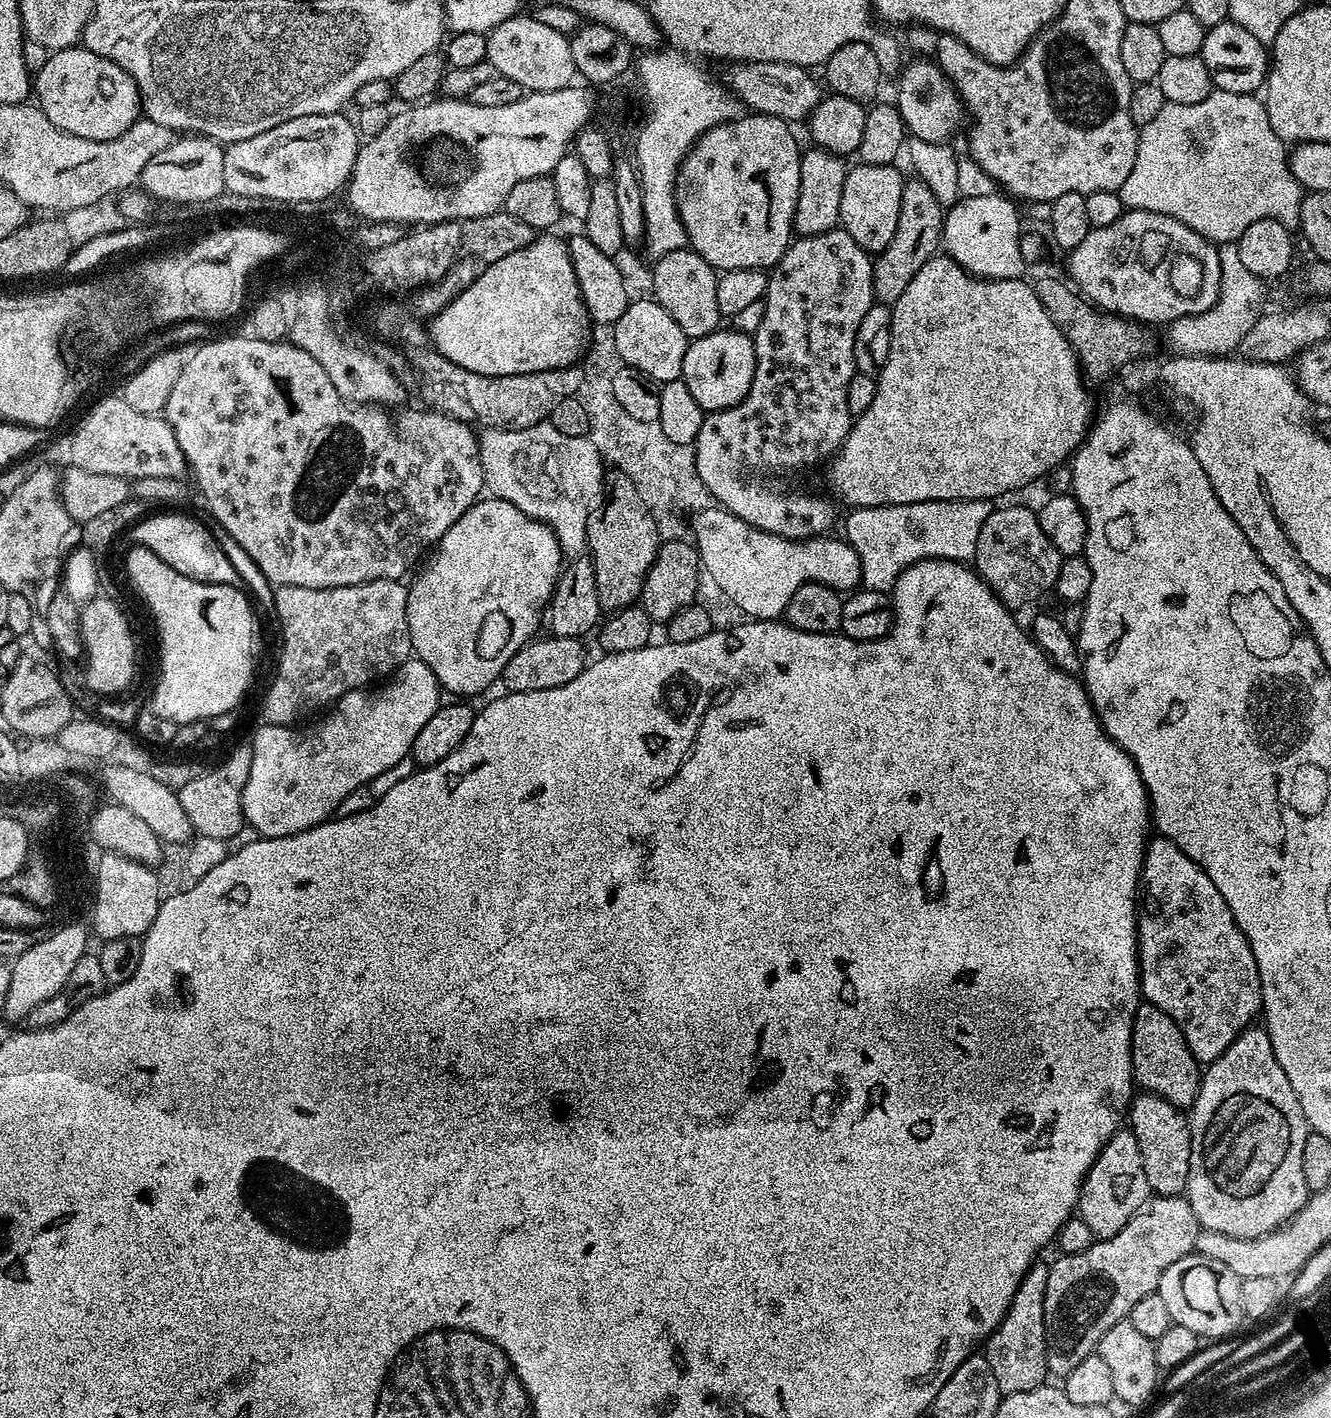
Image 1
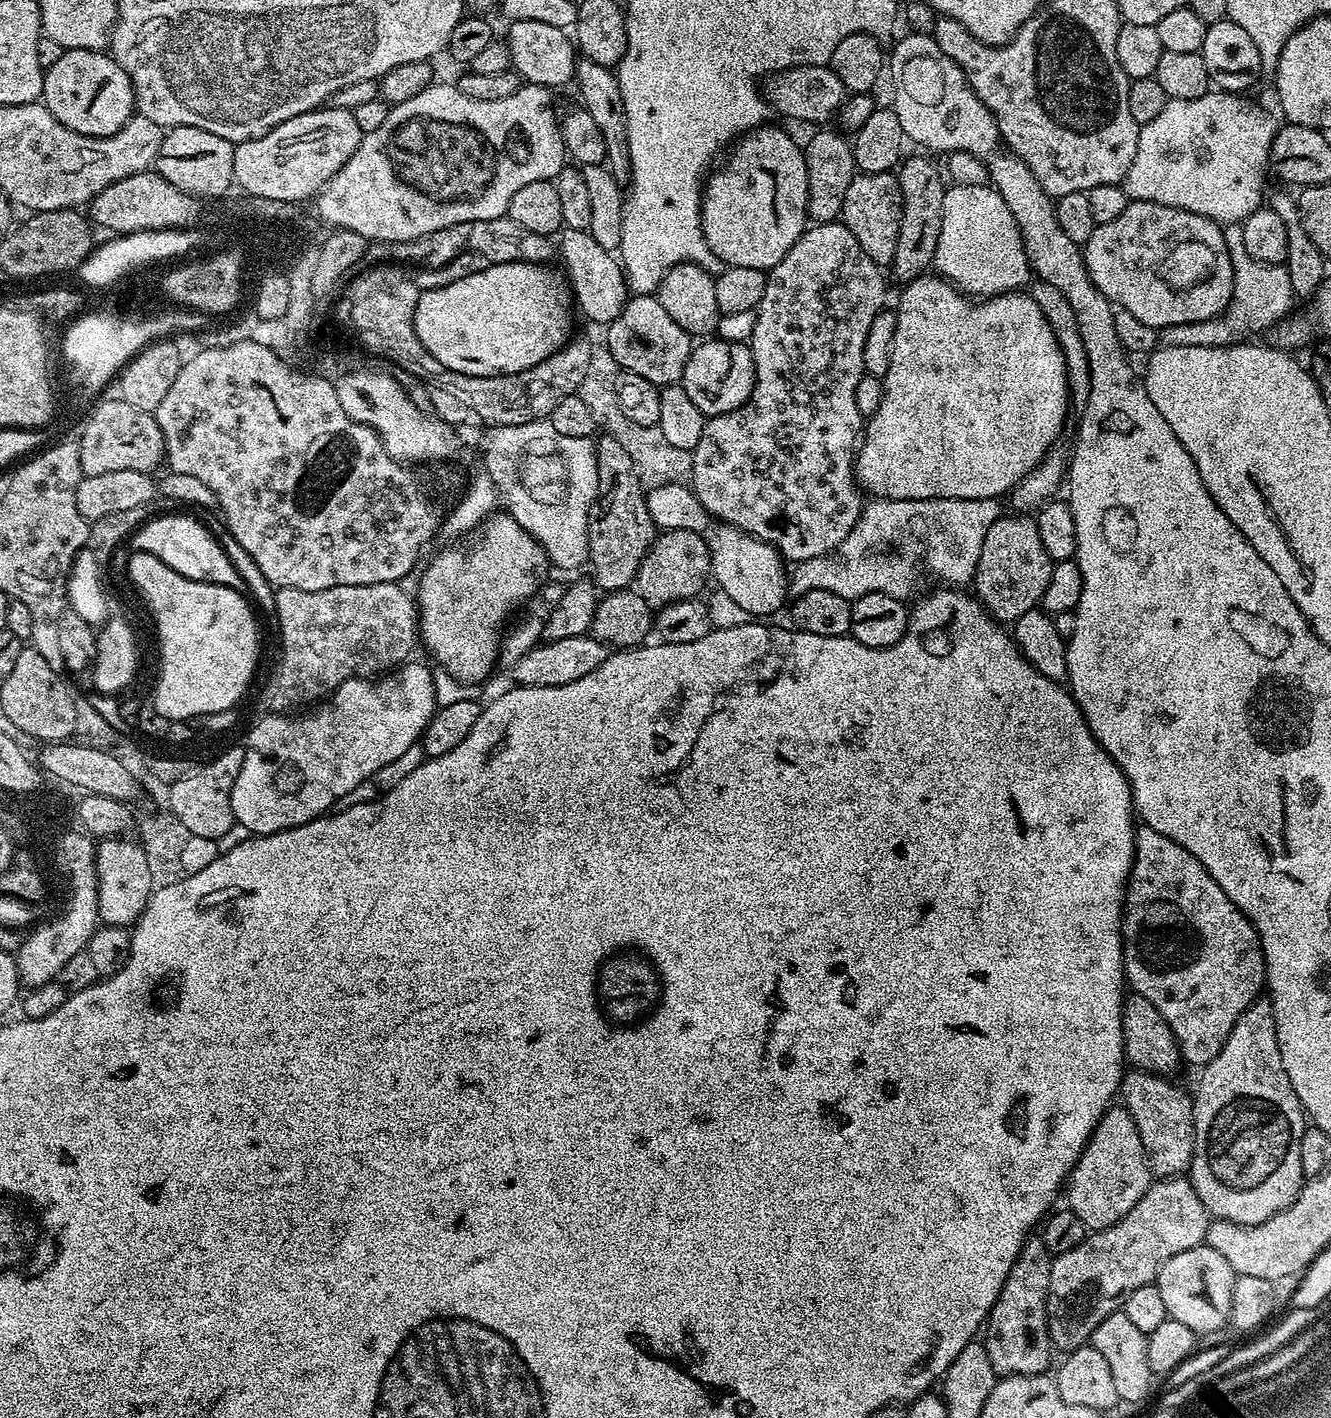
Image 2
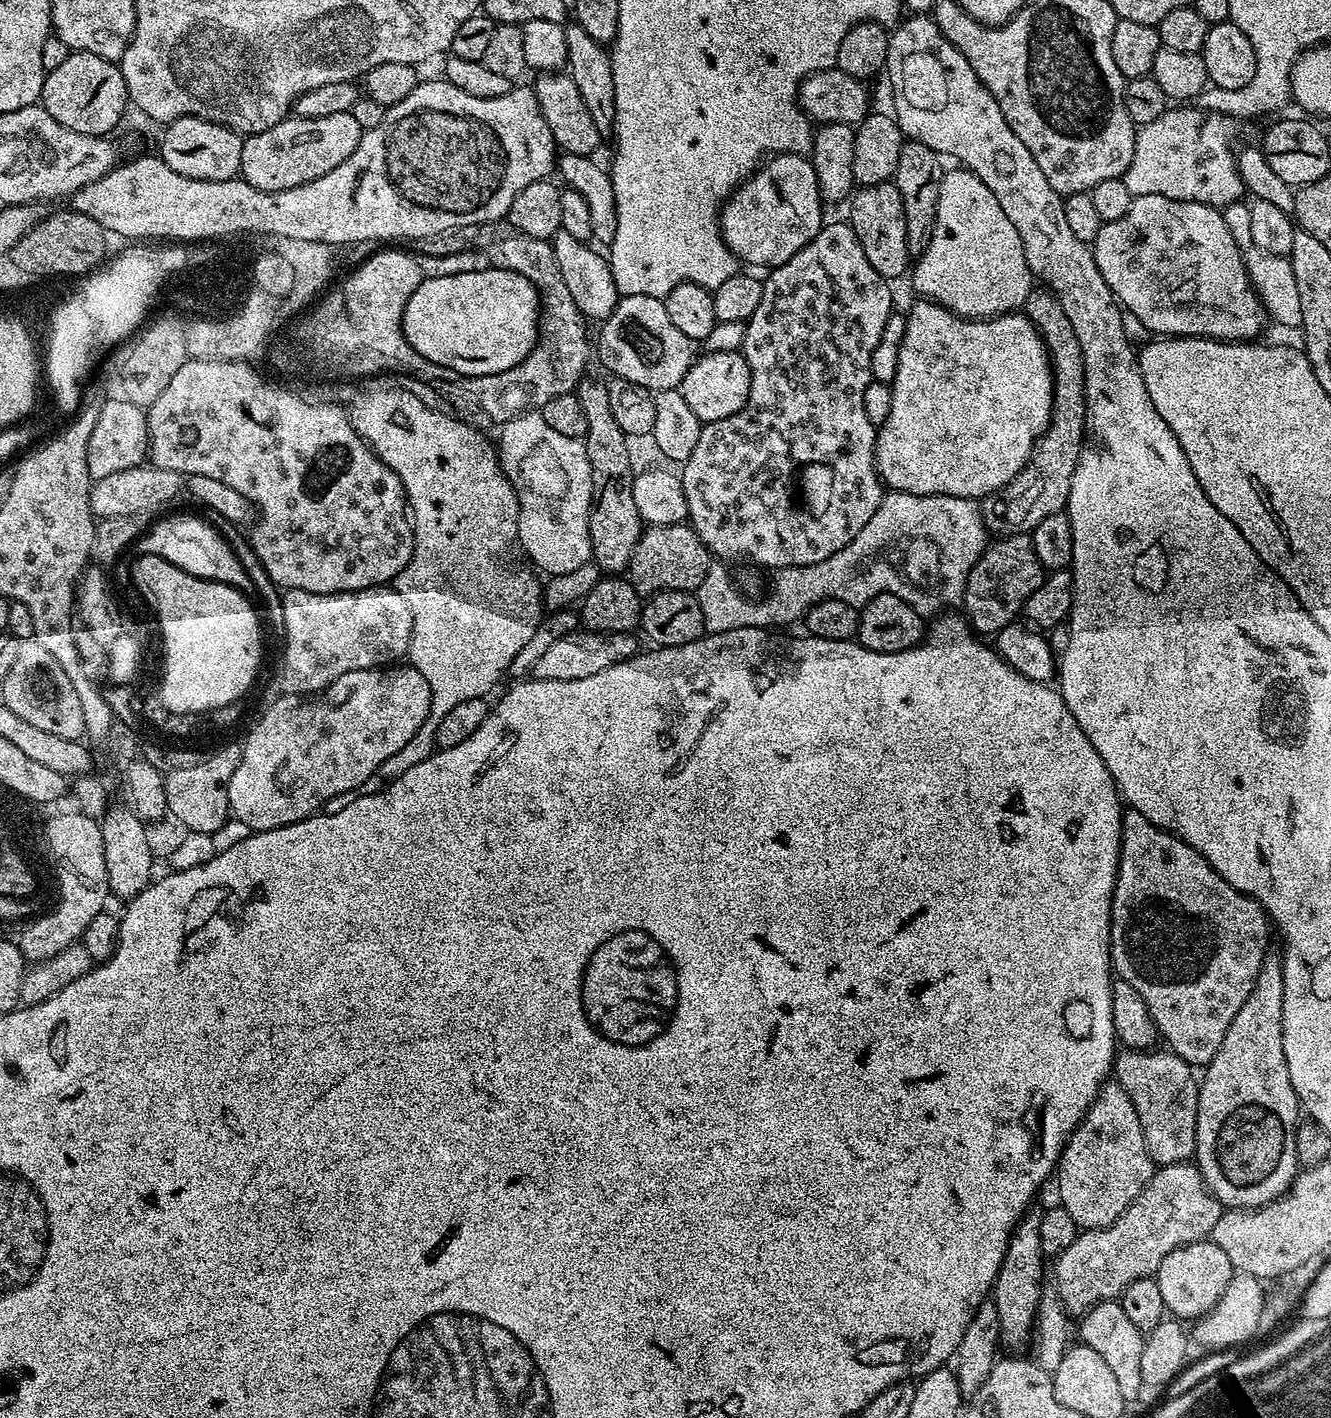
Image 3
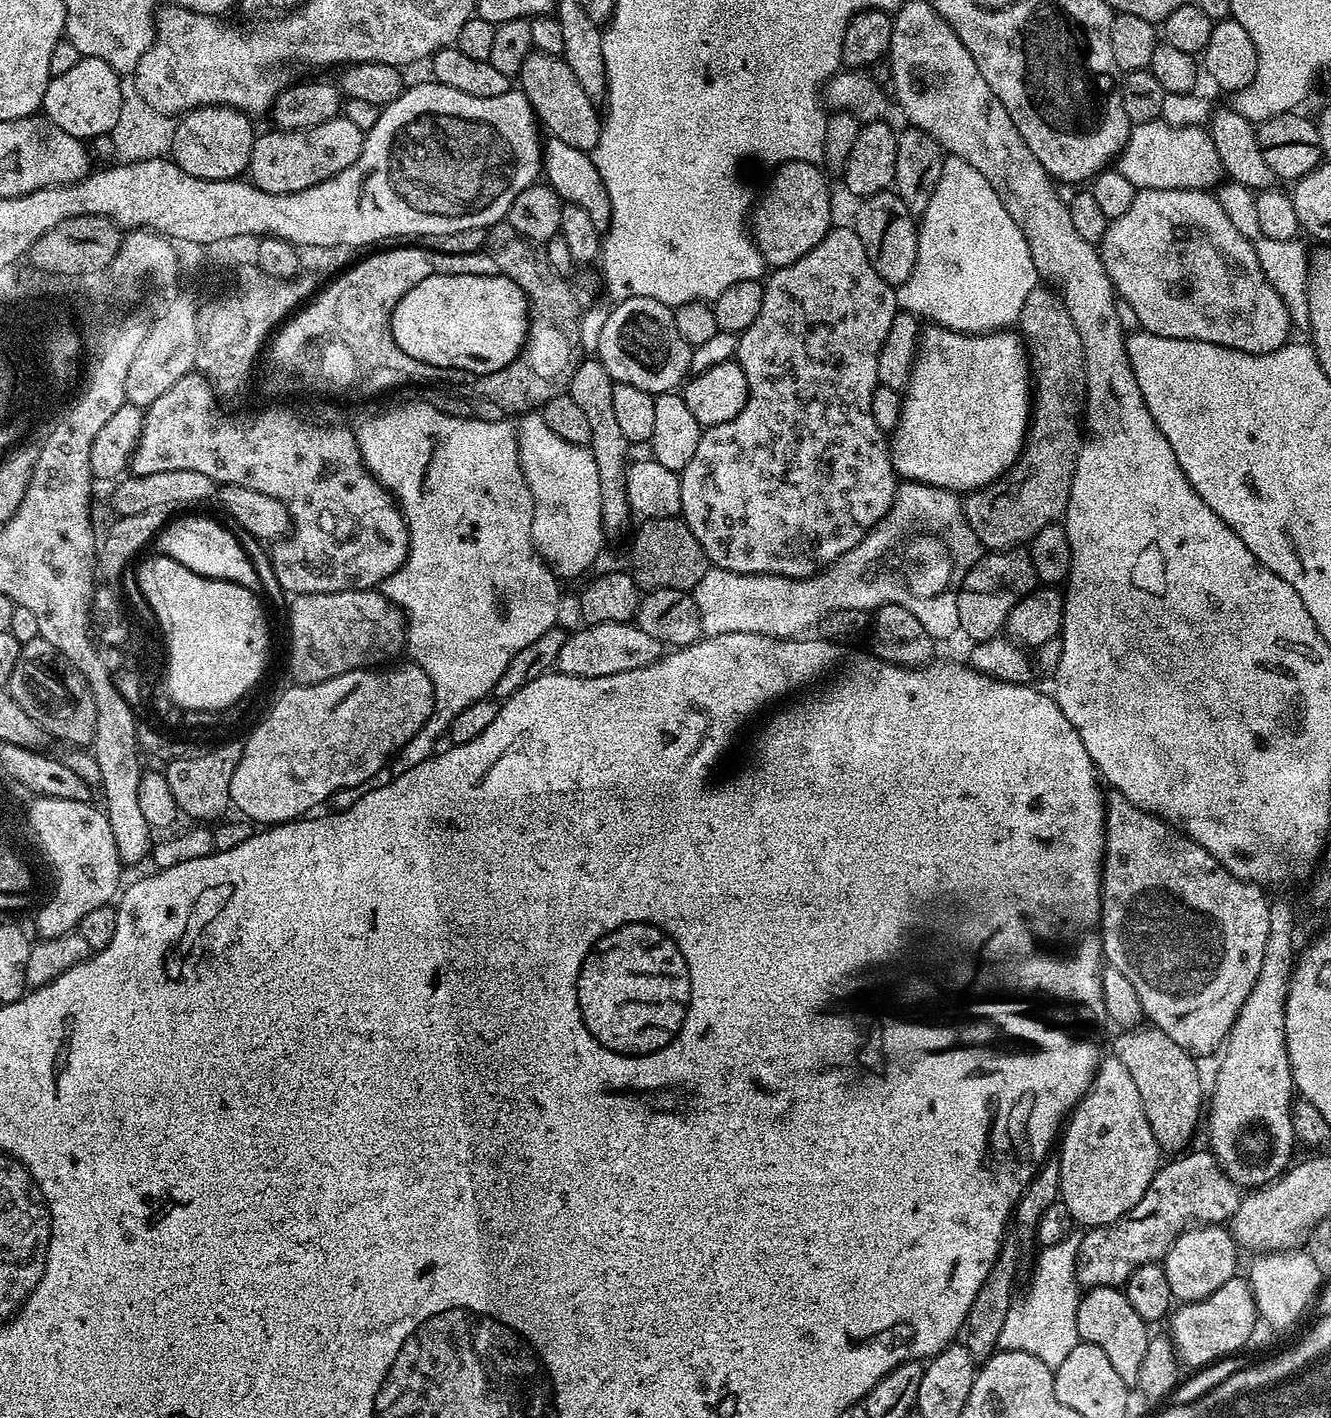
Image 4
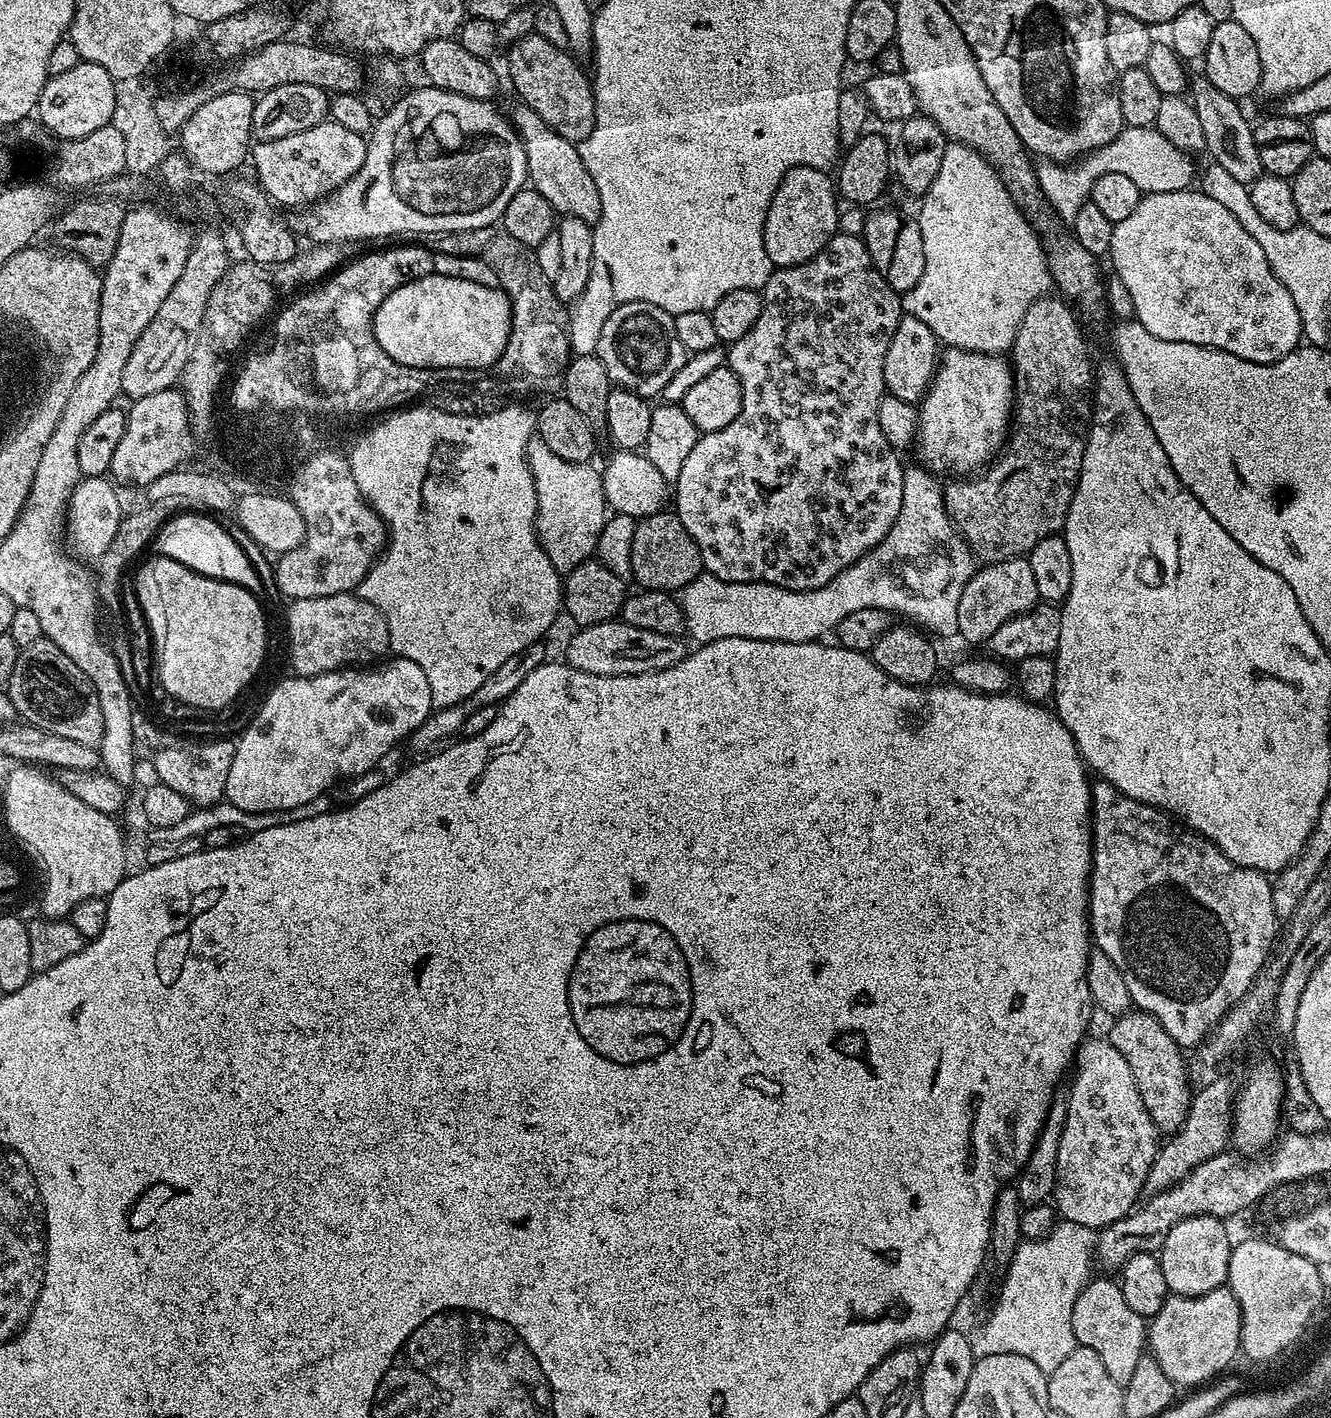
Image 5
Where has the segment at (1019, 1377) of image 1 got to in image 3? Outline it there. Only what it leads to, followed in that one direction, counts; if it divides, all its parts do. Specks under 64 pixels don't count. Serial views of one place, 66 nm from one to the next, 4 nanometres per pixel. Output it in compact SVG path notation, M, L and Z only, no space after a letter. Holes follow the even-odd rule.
M1045 1186L1038 1193L1039 1206L1033 1206L1025 1212L1015 1228L1008 1243L1006 1254L1002 1258L1002 1266L996 1275L994 1285L994 1301L998 1310L998 1326L1000 1327L1001 1345L1008 1348L1024 1348L1033 1343L1036 1315L1040 1309L1040 1301L1044 1288L1044 1263L1046 1257L1042 1250L1042 1241L1038 1226L1042 1226L1044 1209L1053 1207L1058 1192L1055 1187Z

